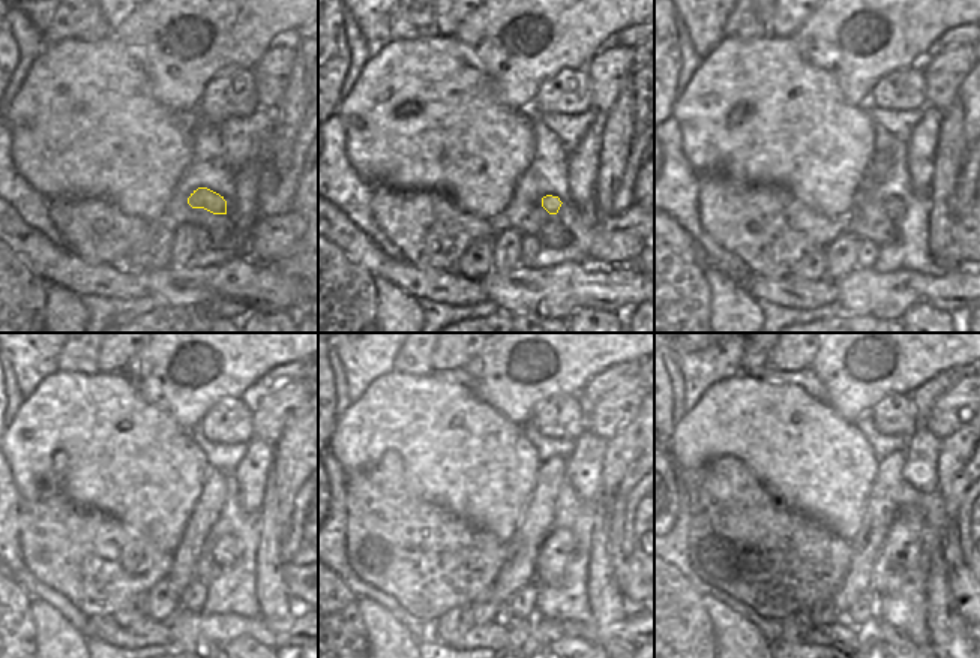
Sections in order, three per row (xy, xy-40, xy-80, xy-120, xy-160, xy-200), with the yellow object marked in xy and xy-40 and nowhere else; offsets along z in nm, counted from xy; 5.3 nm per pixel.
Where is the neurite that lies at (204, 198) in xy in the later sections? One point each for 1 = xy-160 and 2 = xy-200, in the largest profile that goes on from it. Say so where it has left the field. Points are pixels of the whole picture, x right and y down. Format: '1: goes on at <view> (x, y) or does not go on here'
1: goes on at xy-160 (553, 558)
2: goes on at xy-200 (899, 561)

